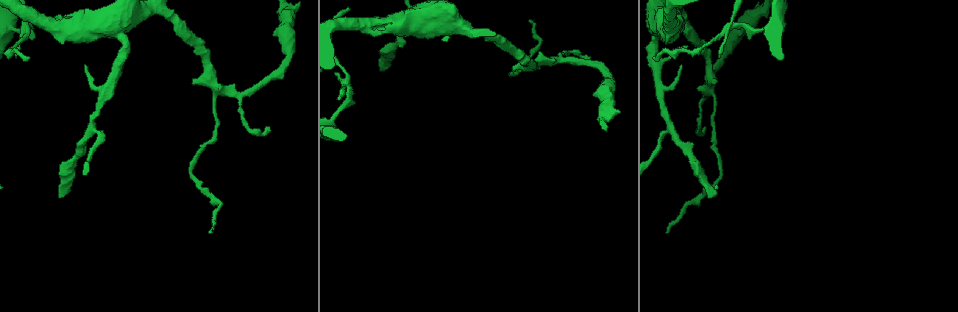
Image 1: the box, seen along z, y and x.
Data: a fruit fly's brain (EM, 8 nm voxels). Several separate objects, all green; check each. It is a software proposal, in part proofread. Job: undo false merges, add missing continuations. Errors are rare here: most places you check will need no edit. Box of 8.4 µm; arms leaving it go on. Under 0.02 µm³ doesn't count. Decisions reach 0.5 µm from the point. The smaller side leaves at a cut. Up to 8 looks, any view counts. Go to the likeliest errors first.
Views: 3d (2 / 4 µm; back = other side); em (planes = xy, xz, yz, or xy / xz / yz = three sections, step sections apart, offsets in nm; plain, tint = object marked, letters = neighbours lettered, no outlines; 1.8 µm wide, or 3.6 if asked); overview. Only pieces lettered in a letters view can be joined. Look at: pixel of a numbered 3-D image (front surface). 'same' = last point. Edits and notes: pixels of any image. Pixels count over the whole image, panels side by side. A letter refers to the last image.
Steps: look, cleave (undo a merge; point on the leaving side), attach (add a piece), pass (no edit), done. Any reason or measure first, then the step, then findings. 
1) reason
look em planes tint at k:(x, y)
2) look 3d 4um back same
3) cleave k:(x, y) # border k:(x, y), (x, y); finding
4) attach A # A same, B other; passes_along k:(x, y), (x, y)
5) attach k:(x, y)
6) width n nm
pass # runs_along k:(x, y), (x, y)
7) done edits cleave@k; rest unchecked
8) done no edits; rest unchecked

look em planes letters at 1:(737, 26)

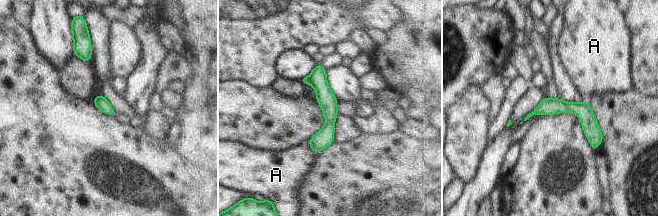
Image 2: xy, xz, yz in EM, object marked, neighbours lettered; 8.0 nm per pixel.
width 100 nm
pass # A other; all the same neuron

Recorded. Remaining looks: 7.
an open end
look 3d 2um at 1:(61, 197)

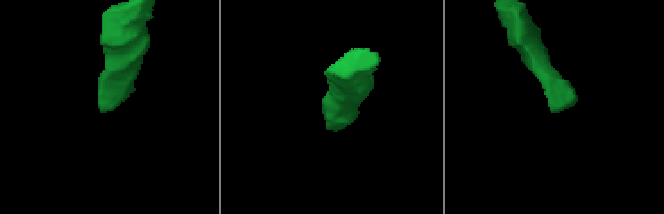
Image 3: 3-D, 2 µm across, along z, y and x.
look em planes letters at 3:(106, 112)

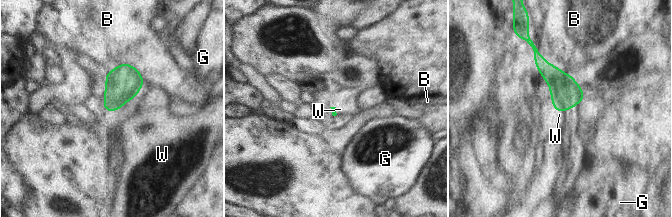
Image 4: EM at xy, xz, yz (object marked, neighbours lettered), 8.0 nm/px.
longest_contact B 320 nm
pass # B other, G other, W other; no lettered piece goes on from it

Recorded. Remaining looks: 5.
three arms meet
look em planes letters at 1:(670, 129)

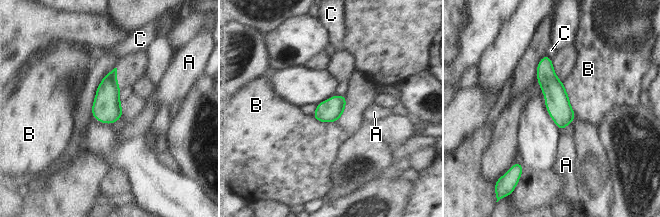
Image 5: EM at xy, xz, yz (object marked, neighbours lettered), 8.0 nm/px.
pass # A other, B other, C other; runs_along 5:(545, 59), (561, 125); one neuron here

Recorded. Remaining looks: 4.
done no edits; rest unchecked

